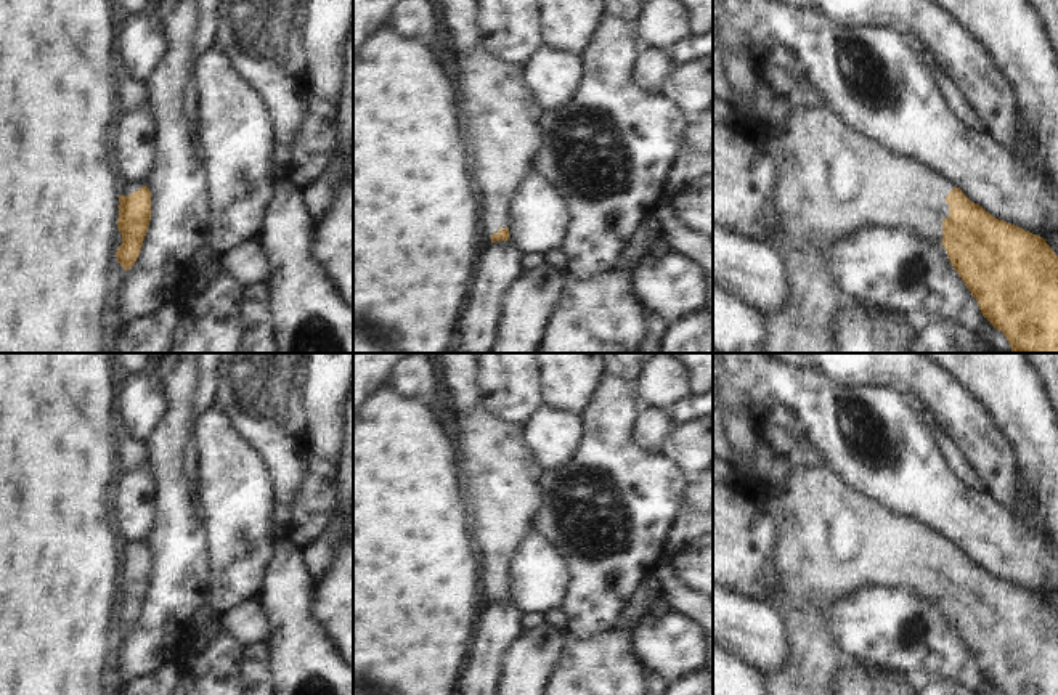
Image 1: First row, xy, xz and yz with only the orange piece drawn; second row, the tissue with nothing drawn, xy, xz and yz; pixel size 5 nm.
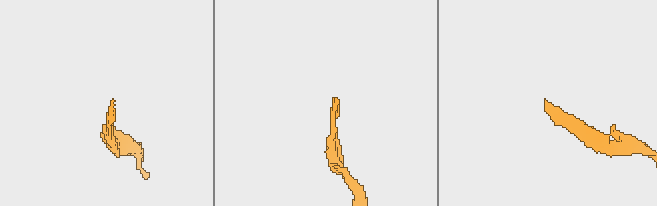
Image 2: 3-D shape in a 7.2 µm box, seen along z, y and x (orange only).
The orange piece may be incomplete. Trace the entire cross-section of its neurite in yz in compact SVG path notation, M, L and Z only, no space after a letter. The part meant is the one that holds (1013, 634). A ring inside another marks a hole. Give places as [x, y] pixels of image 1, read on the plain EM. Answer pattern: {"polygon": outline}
{"polygon": "M827 465L819 467L795 467L780 485L766 486L766 498L771 509L771 514L779 528L779 544L777 544L777 570L785 586L783 604L779 612L782 615L782 621L787 628L788 642L791 647L791 655L788 665L767 676L767 695L830 695L830 681L833 674L838 671L843 655L836 645L836 640L828 632L828 618L822 612L825 605L832 605L833 602L873 584L888 586L893 589L905 587L918 592L920 595L928 597L934 604L941 604L946 607L950 624L958 632L971 655L978 660L978 666L983 676L1003 695L1058 695L1058 615L1052 610L1052 607L1045 602L1044 597L1032 594L1016 584L1007 583L992 576L981 565L971 562L960 547L955 547L950 541L942 538L938 531L930 526L918 523L909 517L899 517L891 510L886 510L877 501L869 499L867 496L848 488L838 475L835 475Z"}

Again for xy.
{"polygon": "M120 541L117 589L122 594L116 616L122 628L130 629L140 612L151 579L151 551L143 544Z"}

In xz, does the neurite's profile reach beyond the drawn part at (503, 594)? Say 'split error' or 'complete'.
split error

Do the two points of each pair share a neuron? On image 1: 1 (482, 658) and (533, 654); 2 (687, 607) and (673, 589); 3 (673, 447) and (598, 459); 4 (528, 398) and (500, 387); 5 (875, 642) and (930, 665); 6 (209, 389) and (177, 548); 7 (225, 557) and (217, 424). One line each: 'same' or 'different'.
1: different
2: same
3: different
4: same
5: same
6: different
7: same

